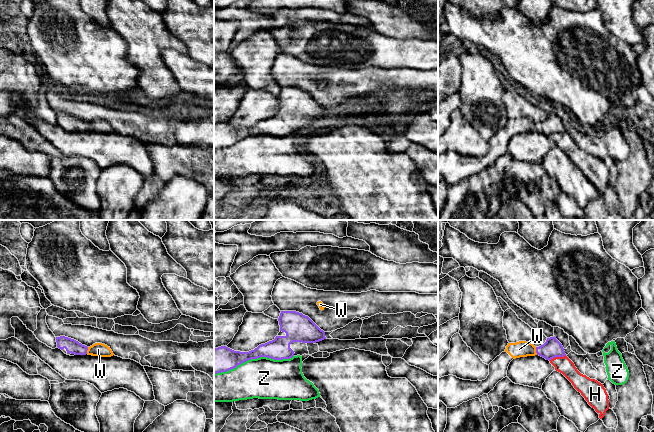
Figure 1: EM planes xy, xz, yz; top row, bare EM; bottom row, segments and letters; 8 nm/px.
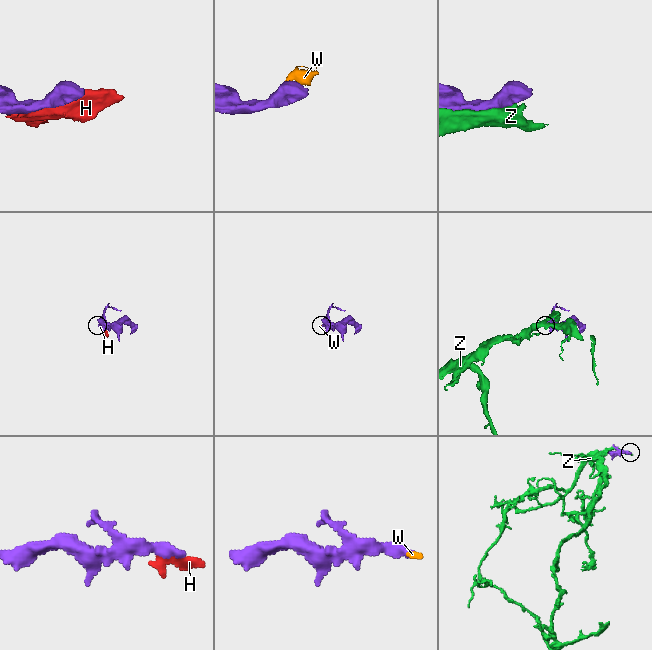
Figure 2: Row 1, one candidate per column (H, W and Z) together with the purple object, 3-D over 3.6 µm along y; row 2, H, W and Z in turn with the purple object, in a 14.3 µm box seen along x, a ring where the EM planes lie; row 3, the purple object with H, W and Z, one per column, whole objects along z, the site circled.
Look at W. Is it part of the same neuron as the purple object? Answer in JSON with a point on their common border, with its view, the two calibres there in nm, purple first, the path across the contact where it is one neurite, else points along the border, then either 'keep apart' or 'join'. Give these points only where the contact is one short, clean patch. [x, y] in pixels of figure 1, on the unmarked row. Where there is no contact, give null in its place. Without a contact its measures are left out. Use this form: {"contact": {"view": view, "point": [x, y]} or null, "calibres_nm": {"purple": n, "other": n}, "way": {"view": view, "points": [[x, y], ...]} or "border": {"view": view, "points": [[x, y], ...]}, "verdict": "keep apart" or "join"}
{"contact": {"view": "yz", "point": [536, 127]}, "calibres_nm": {"purple": 150, "other": 130}, "verdict": "join"}

